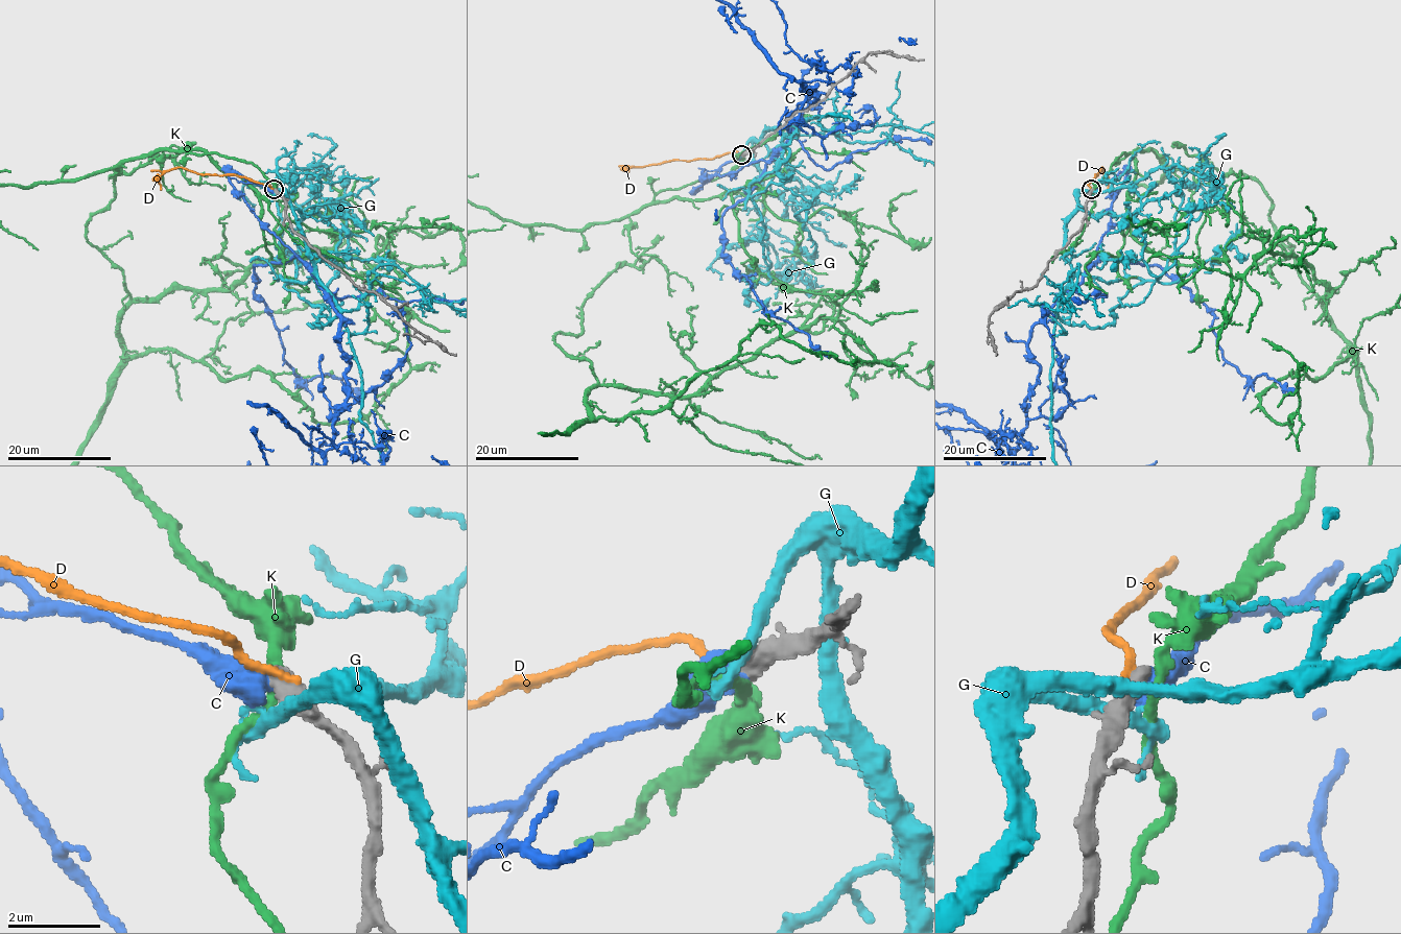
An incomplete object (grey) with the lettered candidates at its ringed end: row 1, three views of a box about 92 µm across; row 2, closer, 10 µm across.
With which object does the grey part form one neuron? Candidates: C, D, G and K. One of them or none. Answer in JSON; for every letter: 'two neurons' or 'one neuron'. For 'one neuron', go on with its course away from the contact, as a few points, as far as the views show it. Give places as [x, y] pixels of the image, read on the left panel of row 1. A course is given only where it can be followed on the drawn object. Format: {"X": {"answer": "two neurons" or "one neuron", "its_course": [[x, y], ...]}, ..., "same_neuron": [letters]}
{"C": {"answer": "two neurons"}, "D": {"answer": "two neurons"}, "G": {"answer": "two neurons"}, "K": {"answer": "two neurons"}, "same_neuron": []}

